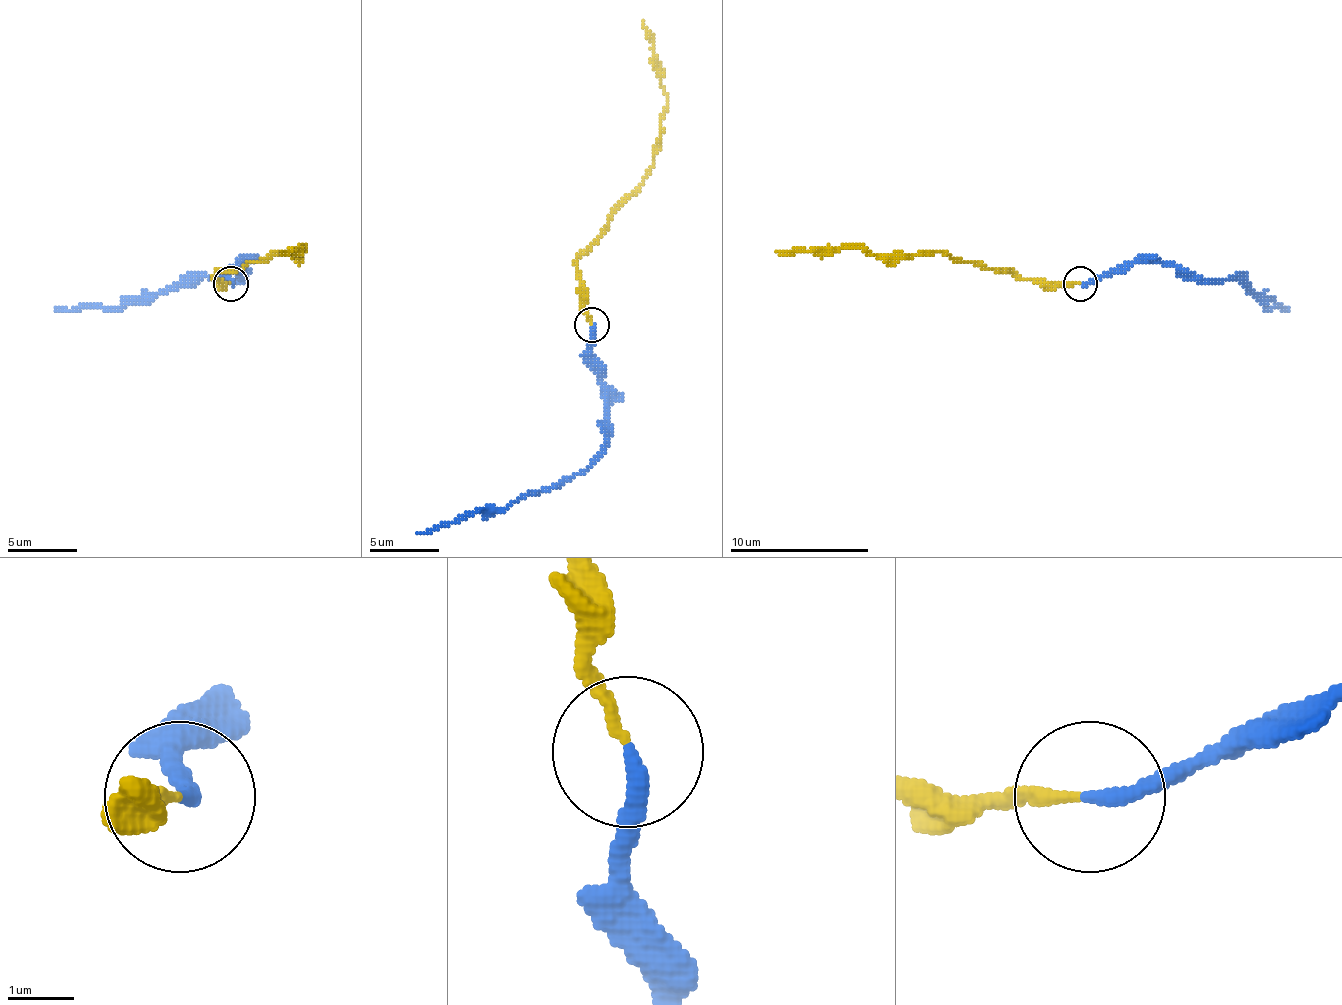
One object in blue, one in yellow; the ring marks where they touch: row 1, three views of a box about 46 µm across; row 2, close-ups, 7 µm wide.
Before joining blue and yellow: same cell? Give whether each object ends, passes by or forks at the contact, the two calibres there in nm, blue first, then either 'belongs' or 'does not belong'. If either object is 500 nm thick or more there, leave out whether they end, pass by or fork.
blue ends | yellow ends | 240/150 nm | belongs

